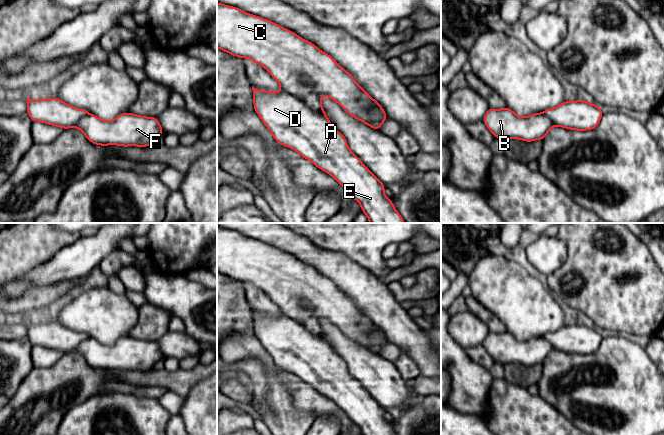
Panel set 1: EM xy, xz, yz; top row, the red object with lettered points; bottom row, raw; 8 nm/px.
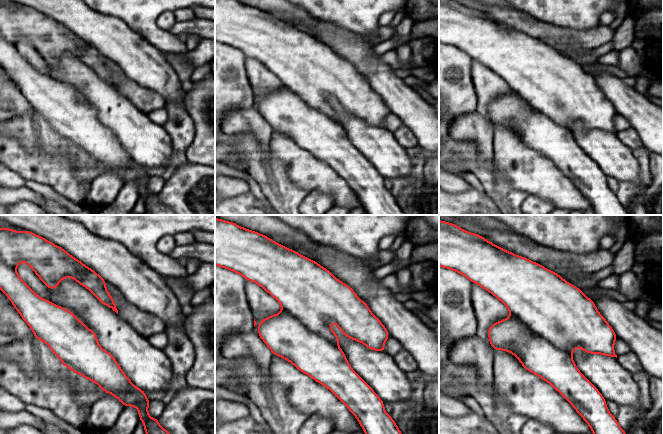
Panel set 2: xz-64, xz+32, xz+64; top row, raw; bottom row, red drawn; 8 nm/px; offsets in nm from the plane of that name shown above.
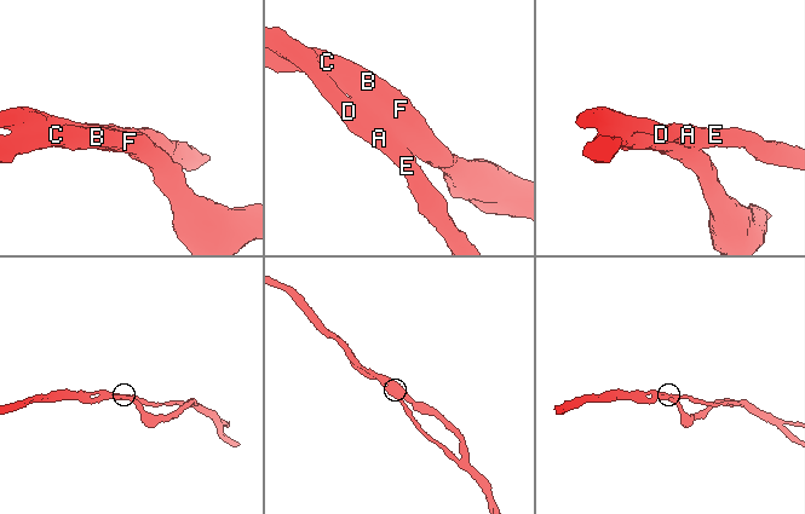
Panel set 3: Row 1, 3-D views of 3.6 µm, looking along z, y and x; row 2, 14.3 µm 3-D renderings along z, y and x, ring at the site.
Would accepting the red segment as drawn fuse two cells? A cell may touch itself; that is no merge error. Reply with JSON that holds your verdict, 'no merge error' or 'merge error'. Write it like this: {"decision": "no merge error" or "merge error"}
{"decision": "no merge error"}

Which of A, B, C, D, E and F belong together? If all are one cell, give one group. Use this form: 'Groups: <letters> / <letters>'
Groups: A B C D E F

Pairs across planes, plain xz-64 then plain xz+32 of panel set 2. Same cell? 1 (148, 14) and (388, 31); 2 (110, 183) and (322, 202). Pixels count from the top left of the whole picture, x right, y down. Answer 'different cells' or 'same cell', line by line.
1: different cells
2: same cell

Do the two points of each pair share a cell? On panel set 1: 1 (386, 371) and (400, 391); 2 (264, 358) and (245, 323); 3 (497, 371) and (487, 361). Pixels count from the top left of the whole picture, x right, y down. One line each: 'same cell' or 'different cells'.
1: same cell
2: different cells
3: different cells

